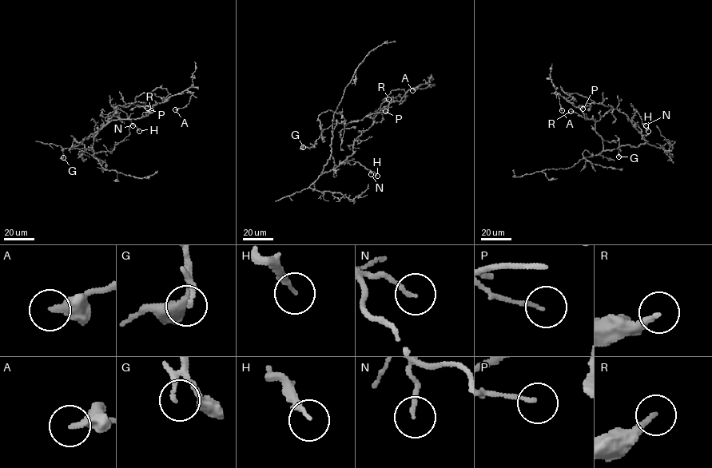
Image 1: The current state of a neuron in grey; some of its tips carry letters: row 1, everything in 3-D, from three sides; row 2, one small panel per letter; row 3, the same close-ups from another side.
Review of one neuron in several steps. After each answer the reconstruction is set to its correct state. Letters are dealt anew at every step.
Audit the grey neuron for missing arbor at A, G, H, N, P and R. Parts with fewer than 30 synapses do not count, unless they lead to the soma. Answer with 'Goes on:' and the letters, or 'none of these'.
Goes on: none of these

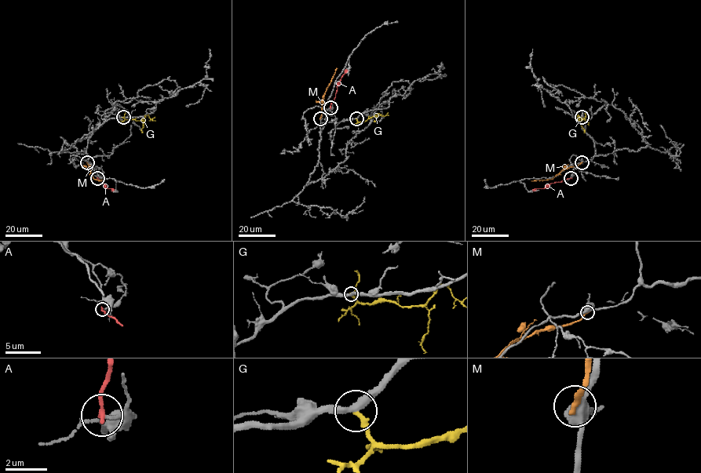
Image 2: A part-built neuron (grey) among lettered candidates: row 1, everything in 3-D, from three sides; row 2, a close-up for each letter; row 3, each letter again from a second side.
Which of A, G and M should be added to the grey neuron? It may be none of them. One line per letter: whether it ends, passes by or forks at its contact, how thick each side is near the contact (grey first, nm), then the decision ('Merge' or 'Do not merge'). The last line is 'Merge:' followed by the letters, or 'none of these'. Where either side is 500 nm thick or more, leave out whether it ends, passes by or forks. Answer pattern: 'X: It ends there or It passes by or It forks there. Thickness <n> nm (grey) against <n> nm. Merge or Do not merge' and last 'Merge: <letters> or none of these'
A: It ends there. Thickness 140 nm (grey) against 240 nm. Do not merge
G: It ends there. Thickness 340 nm (grey) against 260 nm. Do not merge
M: It ends there. Thickness 440 nm (grey) against 240 nm. Do not merge
Merge: none of these

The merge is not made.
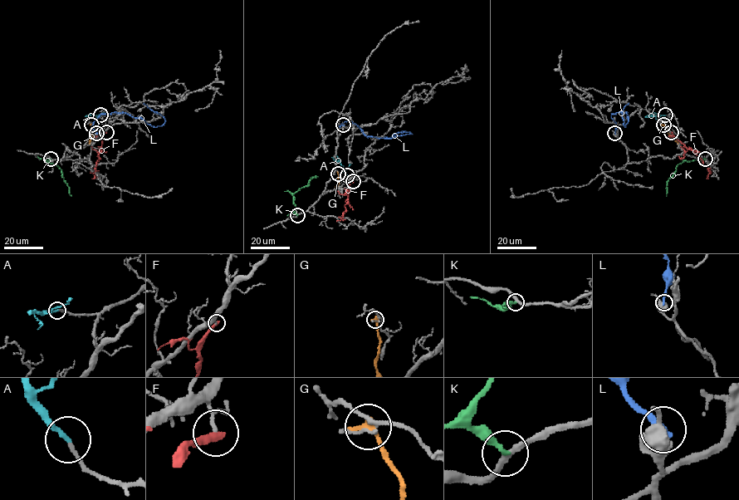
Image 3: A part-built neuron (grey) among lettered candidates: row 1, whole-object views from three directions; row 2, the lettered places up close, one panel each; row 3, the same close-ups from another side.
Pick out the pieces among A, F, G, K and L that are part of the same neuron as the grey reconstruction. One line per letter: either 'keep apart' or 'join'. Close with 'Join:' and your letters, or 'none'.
A: join
F: keep apart
G: keep apart
K: keep apart
L: keep apart
Join: A

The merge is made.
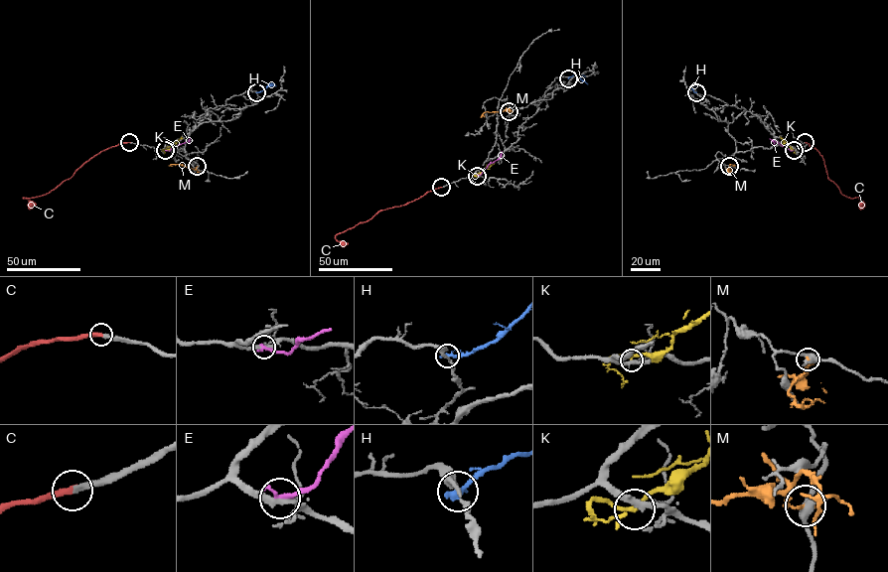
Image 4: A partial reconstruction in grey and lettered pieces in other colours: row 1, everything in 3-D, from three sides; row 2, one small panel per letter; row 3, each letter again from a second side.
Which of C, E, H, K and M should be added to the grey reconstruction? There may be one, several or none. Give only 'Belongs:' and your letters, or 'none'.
Belongs: C

